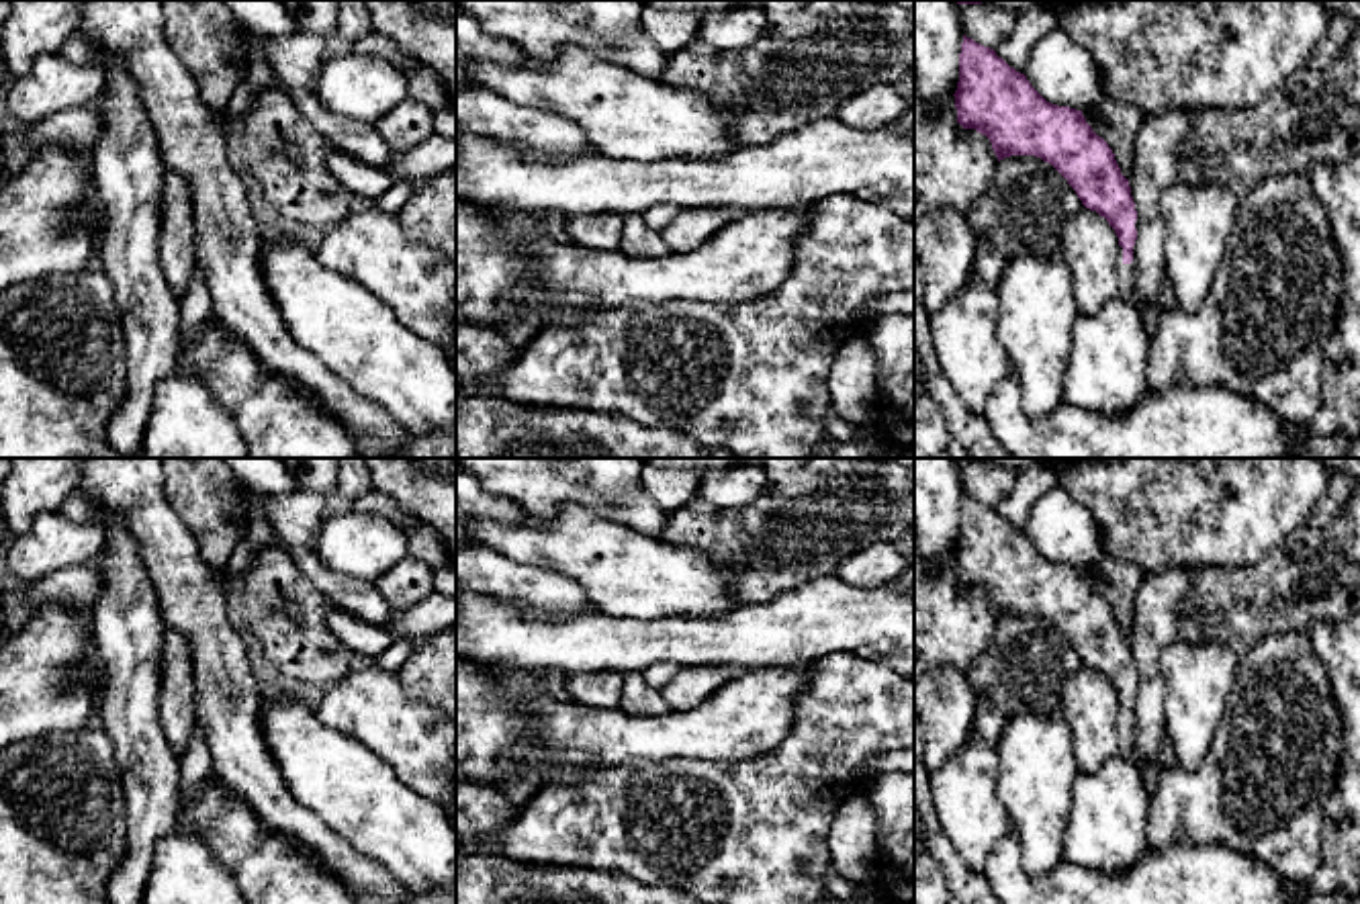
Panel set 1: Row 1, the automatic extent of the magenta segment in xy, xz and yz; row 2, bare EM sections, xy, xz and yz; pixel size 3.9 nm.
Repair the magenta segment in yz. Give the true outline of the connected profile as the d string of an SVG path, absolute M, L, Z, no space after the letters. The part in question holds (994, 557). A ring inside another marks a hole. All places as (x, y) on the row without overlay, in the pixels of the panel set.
M965 493L953 554L957 581L986 593L998 620L1010 614L1041 616L1068 638L1086 667L1108 679L1119 695L1119 755L1135 763L1133 704L1139 679L1131 644L1082 569L1047 560L1025 532Z

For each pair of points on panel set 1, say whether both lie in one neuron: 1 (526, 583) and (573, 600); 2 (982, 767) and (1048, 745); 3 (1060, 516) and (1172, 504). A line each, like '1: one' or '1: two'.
1: one
2: two
3: two

